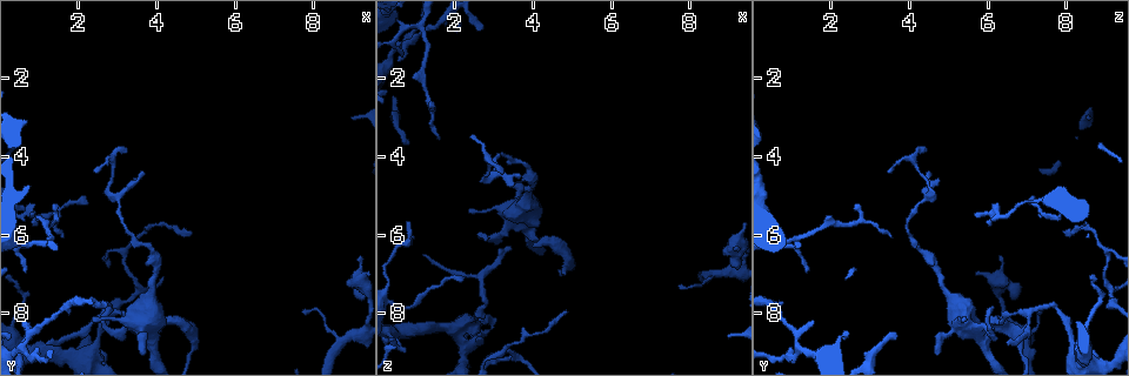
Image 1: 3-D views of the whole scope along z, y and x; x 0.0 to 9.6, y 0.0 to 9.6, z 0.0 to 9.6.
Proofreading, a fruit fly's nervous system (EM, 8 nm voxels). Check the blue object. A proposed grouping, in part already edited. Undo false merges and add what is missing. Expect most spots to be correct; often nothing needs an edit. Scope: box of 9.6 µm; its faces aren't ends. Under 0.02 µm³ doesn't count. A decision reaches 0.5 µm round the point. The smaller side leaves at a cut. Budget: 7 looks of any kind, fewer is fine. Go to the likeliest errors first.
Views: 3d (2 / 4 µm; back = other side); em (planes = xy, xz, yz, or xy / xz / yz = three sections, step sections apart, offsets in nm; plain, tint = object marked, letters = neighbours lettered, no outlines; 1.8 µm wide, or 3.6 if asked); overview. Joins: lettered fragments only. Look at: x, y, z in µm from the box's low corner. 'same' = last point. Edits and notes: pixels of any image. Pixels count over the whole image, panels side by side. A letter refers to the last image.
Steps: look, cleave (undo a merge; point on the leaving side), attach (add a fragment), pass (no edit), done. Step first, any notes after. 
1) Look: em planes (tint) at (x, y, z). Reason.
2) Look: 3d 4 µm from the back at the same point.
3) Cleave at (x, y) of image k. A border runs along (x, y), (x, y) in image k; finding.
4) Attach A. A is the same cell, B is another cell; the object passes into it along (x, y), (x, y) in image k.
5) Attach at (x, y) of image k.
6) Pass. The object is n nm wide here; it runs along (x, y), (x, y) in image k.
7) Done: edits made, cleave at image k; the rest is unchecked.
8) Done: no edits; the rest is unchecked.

Look: 3d 4 µm at (2.35, 8.85, 8.20). Arms run side by side.

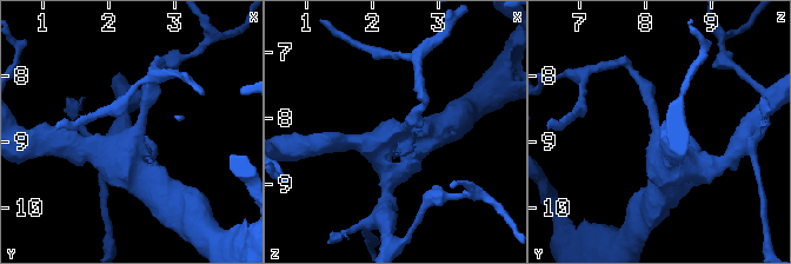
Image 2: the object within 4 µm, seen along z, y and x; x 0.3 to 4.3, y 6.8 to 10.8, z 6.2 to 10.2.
Look: em planes (letters) at (2.40, 8.90, 8.15).

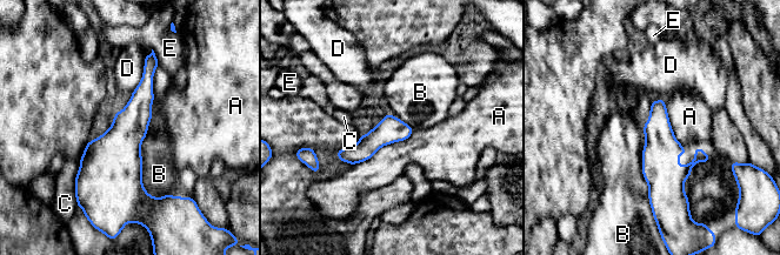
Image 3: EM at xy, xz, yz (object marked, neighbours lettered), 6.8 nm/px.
Pass. The longest contact is with B, 900 nm; A, B, C, D and E are other cells; it runs along (408, 129), (340, 154) in image 3; one neuron here.

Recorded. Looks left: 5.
Look: 3d 2 µm at (2.70, 7.65, 0.75). Free end.

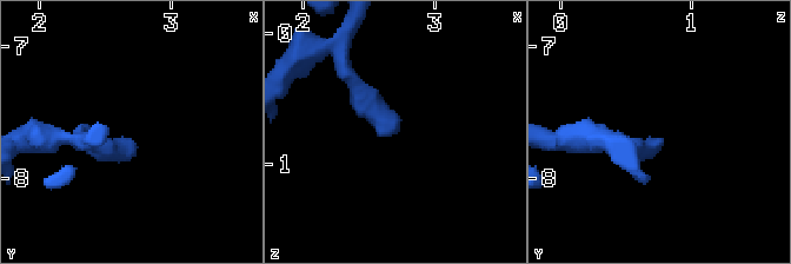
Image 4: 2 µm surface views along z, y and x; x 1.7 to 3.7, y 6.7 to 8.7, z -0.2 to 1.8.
Look: em planes (plain) at (2.70, 7.72, 0.70). Shape alone is not enough.

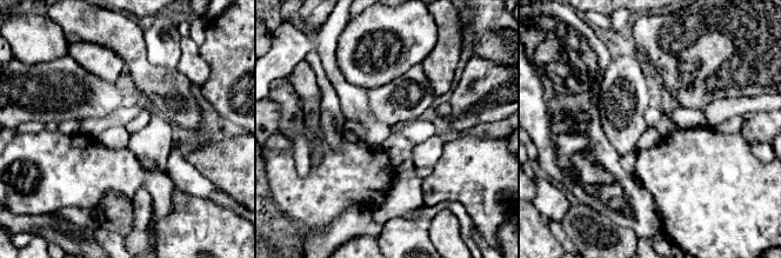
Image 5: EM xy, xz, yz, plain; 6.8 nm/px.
Look: em planes (letters) at the same point. See the neighbours.

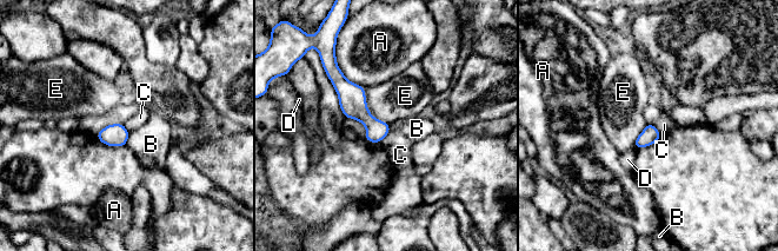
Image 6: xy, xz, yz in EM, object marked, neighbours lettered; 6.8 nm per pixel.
Pass. A, B, C, D and E are other cells; a border runs along (390, 124), (390, 131), (380, 143) in image 6; none of them fits.

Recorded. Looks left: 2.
Look: 3d 2 µm at (4.00, 8.25, 6.30). Branch stops here.

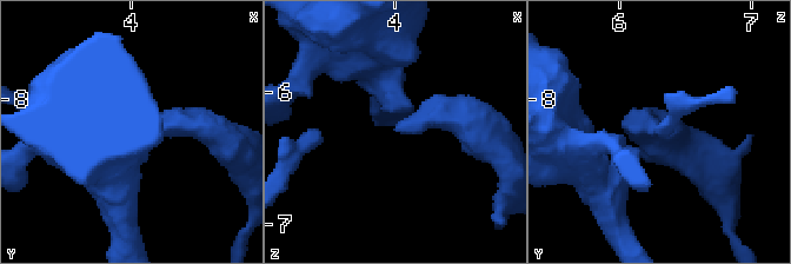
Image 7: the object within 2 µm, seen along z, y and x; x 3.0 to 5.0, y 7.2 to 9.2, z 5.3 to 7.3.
Look: em xz step 8 (letters) at (4.02, 8.18, 6.26). Now the EM.

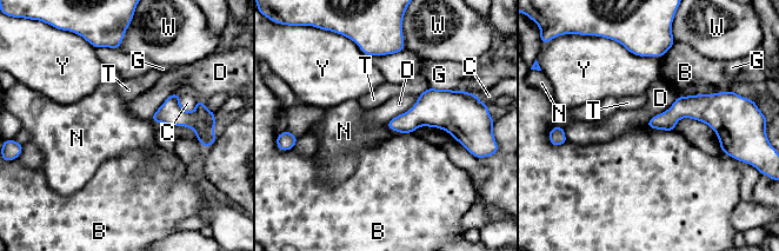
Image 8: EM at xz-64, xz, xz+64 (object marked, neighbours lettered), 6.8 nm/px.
Pass. B, C, D, G, N, T, W and Y are other cells; none of them fits.

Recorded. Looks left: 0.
Done: no edits; the rest is unchecked.

